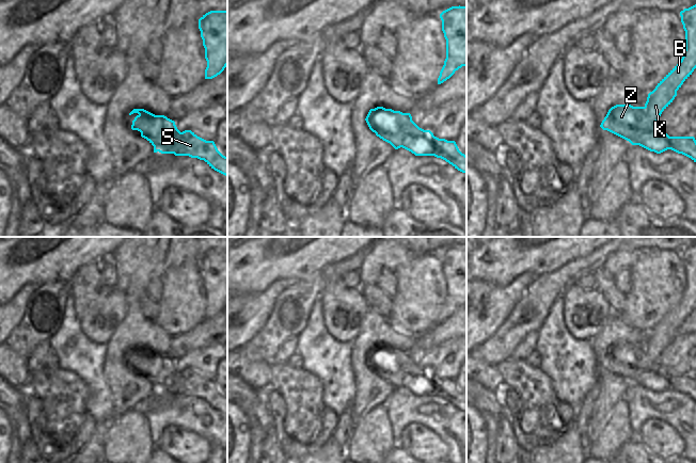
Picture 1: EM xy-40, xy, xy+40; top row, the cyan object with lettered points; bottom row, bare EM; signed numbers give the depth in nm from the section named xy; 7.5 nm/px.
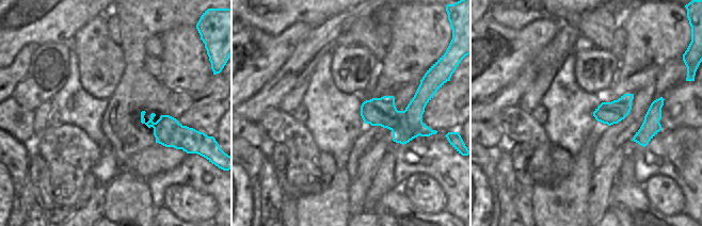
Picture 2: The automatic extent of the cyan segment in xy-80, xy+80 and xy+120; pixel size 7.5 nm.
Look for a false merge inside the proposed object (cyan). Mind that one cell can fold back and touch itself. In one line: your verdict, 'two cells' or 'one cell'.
two cells

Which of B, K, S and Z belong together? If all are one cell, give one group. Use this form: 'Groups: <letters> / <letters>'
Groups: B K / S Z

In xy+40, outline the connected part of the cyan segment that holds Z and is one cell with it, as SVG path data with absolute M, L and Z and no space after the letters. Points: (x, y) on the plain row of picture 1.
M616 344L612 346L600 366L650 390L661 393L671 388L696 401L694 376L669 376L658 363L650 363L645 355L645 346Z

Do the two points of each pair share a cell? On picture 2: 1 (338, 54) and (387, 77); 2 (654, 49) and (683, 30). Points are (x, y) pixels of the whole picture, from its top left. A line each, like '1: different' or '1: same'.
1: different
2: same

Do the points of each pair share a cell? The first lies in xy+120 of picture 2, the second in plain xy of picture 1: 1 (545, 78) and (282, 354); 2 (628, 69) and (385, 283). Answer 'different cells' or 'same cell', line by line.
1: same cell
2: different cells

